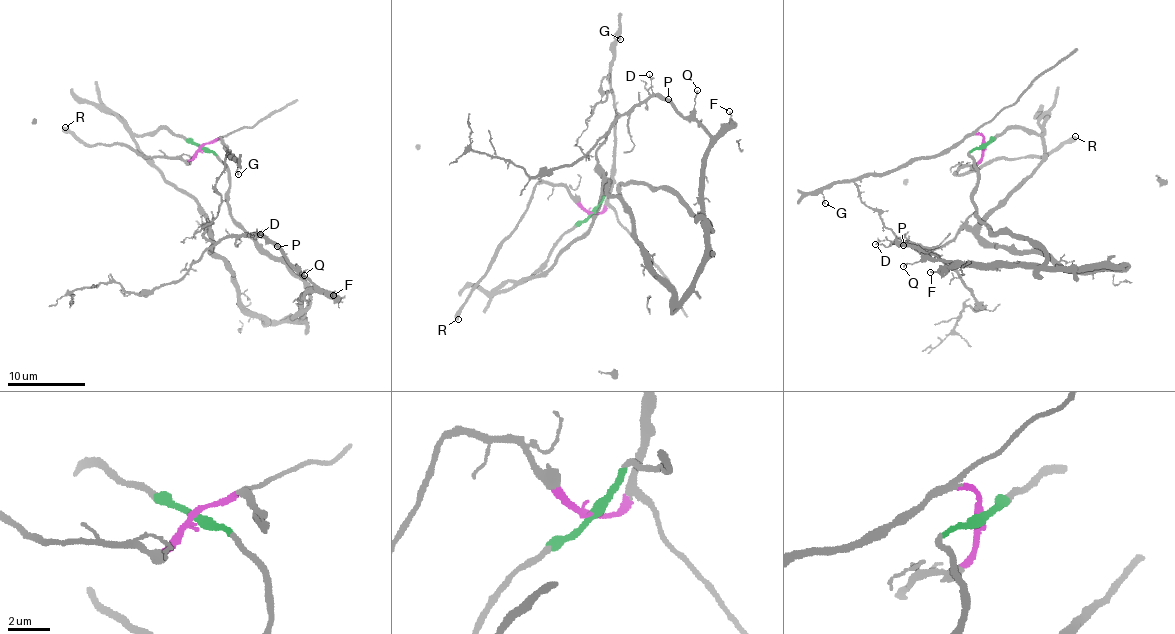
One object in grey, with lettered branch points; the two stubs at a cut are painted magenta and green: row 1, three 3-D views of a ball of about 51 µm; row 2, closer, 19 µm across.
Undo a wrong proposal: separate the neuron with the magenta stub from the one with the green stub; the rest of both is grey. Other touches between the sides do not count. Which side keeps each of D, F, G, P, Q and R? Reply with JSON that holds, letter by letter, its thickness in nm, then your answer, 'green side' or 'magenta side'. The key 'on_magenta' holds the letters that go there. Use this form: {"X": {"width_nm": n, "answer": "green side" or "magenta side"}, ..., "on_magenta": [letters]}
{"D": {"width_nm": 150, "answer": "green side"}, "F": {"width_nm": 150, "answer": "green side"}, "G": {"width_nm": 130, "answer": "magenta side"}, "P": {"width_nm": 360, "answer": "green side"}, "Q": {"width_nm": 120, "answer": "green side"}, "R": {"width_nm": 480, "answer": "magenta side"}, "on_magenta": ["G", "R"]}

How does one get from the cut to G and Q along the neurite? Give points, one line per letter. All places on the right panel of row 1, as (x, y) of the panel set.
G: (983, 144), (980, 136), (963, 137), (936, 155), (911, 158), (895, 169), (833, 182), (821, 191), (825, 203)
Q: (983, 144), (969, 153), (977, 218), (1019, 234), (1045, 258), (902, 267)

